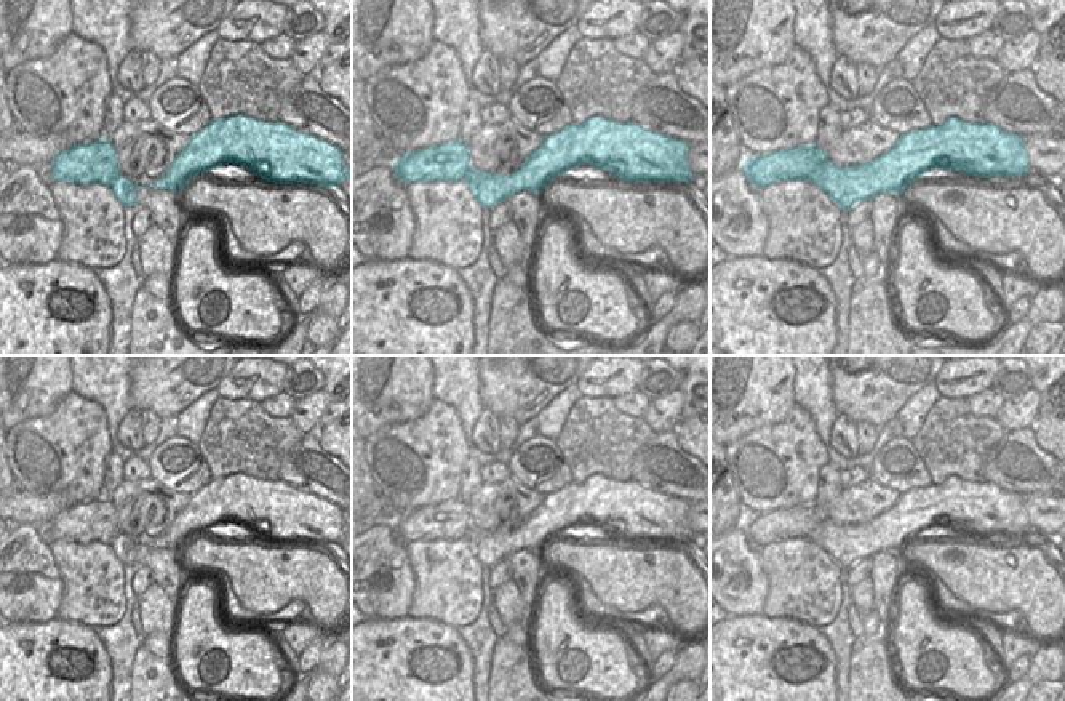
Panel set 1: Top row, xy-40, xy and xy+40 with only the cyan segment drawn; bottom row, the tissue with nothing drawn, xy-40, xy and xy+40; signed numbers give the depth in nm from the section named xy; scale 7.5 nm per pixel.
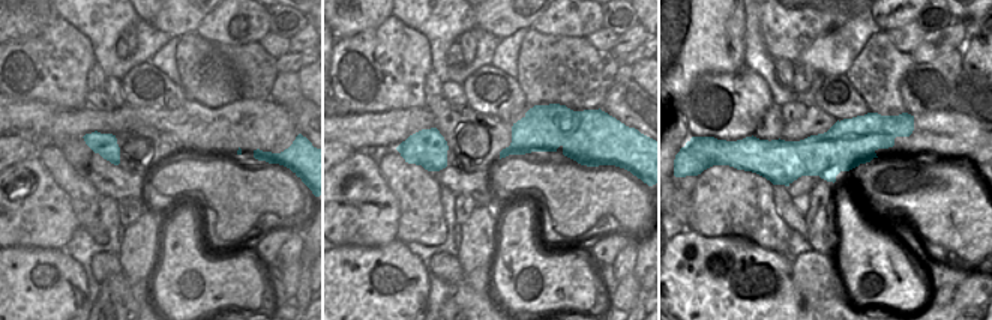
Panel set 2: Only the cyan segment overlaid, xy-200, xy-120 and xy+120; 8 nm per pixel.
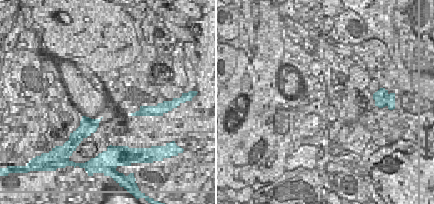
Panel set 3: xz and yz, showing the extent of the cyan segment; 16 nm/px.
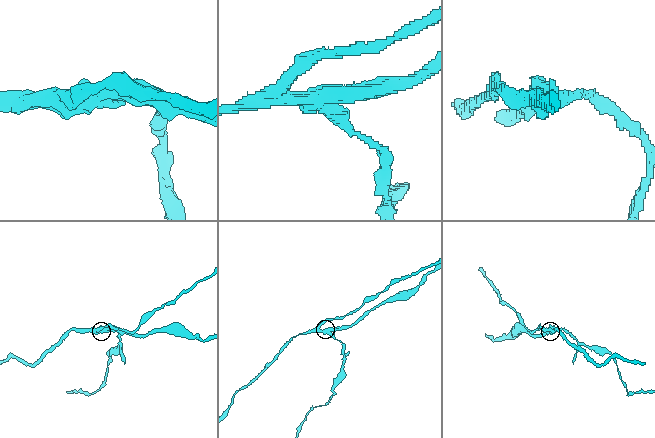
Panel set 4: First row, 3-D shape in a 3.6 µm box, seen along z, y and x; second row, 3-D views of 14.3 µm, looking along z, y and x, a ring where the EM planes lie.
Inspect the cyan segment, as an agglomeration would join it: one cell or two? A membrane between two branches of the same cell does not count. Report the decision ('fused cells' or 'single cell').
fused cells

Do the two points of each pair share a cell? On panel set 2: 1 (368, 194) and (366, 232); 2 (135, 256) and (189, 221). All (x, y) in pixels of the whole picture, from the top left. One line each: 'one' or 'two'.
1: one
2: two

